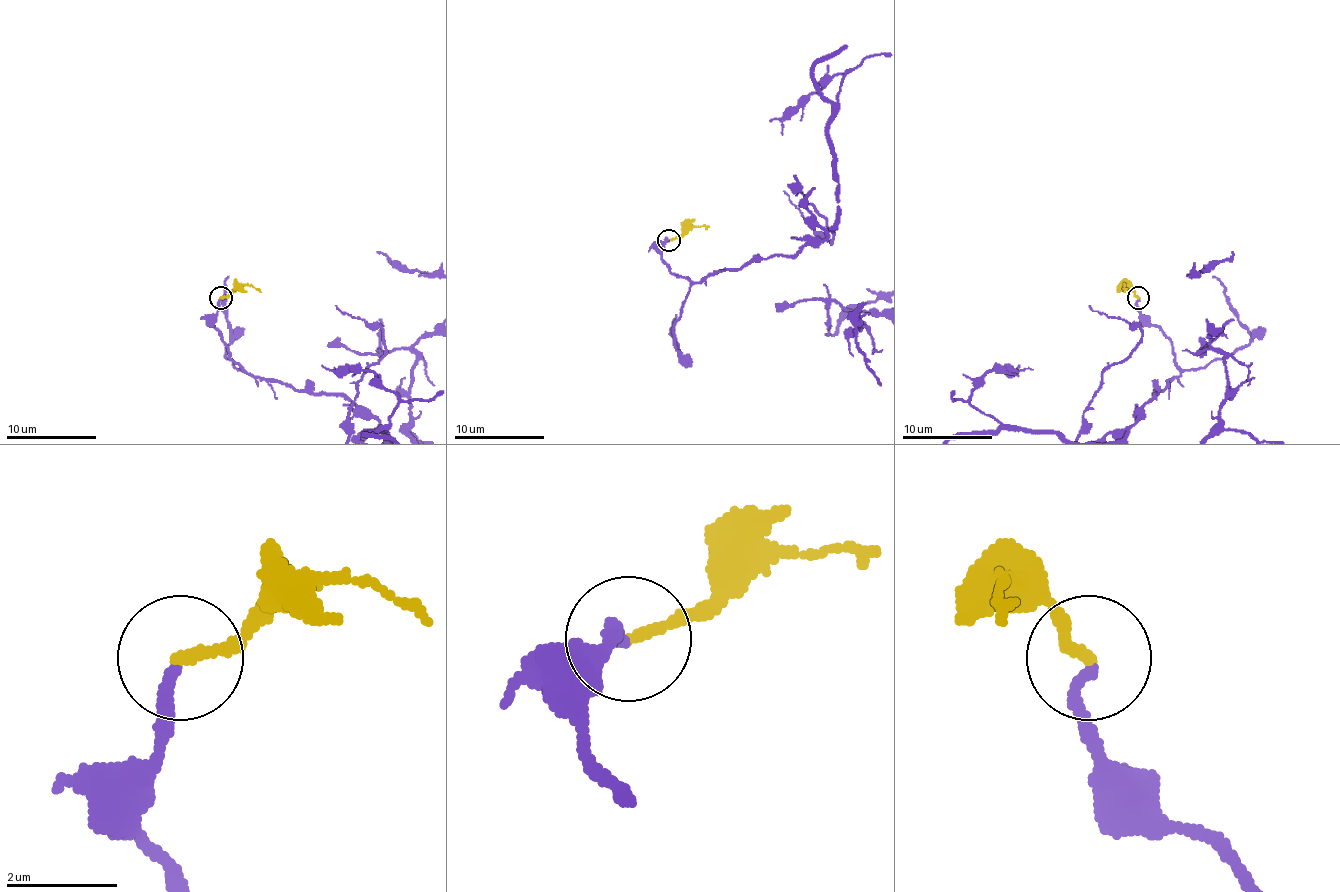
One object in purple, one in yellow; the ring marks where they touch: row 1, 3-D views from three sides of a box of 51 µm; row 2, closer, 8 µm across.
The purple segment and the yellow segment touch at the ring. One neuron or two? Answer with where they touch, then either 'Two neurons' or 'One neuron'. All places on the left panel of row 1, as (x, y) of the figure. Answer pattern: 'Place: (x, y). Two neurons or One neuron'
Place: (220, 297). Two neurons

